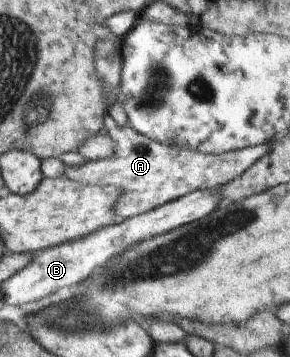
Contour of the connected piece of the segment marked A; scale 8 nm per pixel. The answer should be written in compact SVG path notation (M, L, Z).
M109 113L104 116L103 127L112 138L113 154L105 158L88 160L80 167L66 166L63 176L81 184L119 188L121 192L114 202L113 212L120 220L150 211L196 190L219 188L240 177L244 170L269 150L269 143L221 154L205 154L169 146L138 133L130 125L118 126Z

